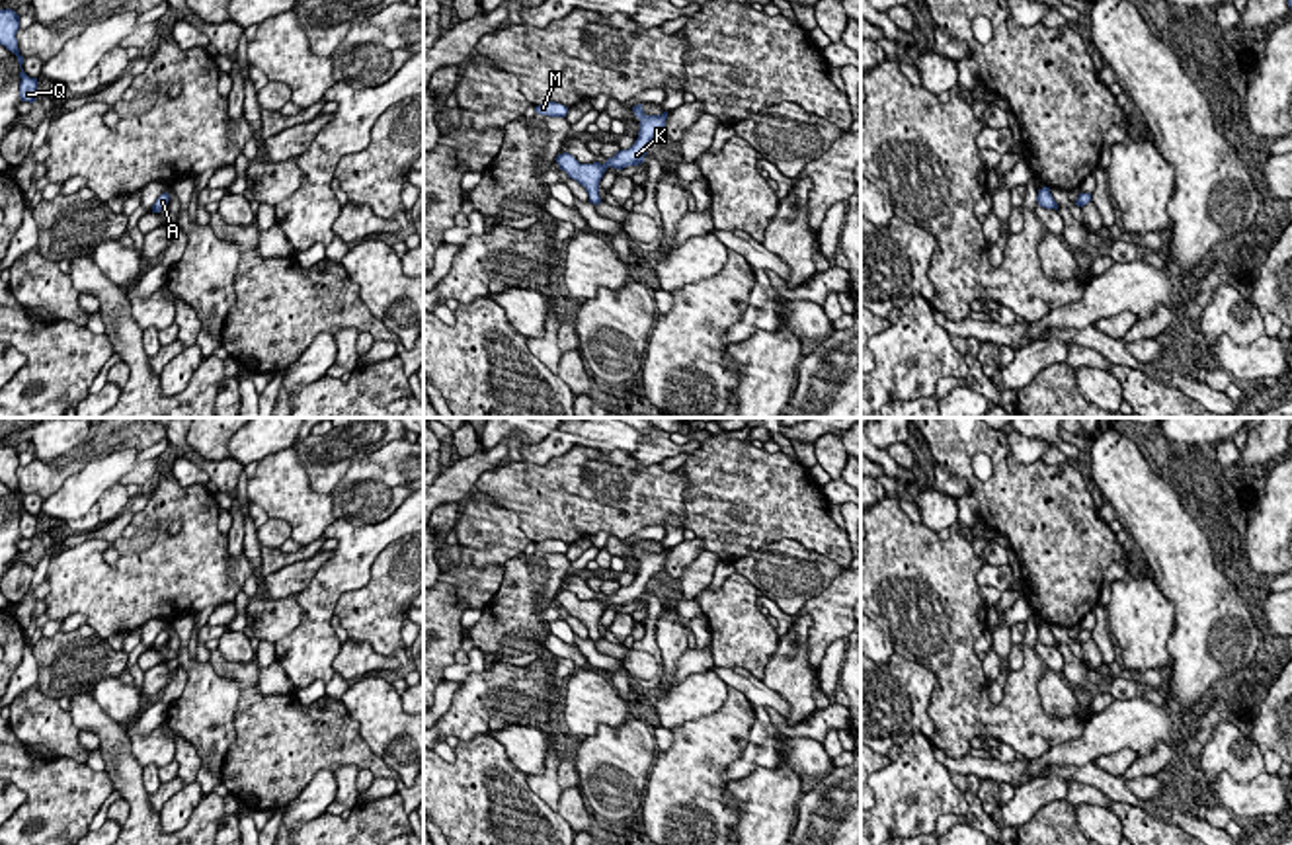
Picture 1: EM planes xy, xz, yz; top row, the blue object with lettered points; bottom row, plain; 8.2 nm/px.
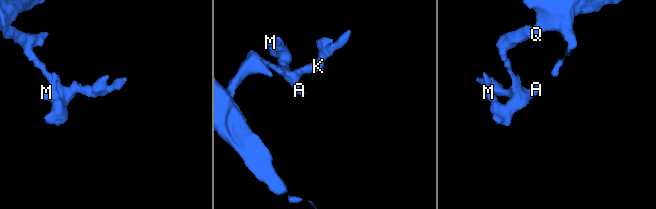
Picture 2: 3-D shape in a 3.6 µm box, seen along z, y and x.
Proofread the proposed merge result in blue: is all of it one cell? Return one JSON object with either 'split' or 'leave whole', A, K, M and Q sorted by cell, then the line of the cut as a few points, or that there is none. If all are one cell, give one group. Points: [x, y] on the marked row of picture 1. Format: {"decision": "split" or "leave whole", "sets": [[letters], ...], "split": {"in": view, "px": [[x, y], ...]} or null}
{"decision": "leave whole", "sets": [["A", "K", "M", "Q"]], "split": null}

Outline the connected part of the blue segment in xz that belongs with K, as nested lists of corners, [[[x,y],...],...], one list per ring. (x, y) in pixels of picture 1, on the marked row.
[[[642,103],[632,107],[634,115],[640,119],[640,131],[634,144],[626,150],[619,150],[613,158],[607,158],[605,164],[593,162],[593,164],[580,164],[572,154],[564,152],[556,156],[556,162],[560,170],[568,174],[568,178],[576,180],[580,185],[585,187],[589,195],[589,203],[599,205],[599,181],[605,174],[605,170],[617,168],[623,170],[626,166],[638,166],[644,162],[646,146],[648,142],[664,133],[667,111],[662,115],[646,115],[642,109]]]

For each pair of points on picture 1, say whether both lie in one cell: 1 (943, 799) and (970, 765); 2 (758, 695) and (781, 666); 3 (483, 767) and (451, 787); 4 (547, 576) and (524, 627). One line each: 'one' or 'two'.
1: two
2: two
3: one
4: one

